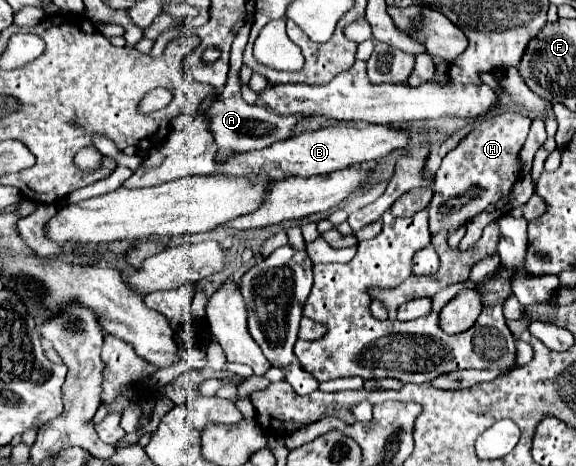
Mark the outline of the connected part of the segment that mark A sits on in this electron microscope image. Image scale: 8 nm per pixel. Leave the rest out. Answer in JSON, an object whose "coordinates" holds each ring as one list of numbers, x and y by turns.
{"coordinates":[[250,21,242,25,238,31,238,37,232,43,230,51,230,73,228,73,228,83,222,89,222,95,216,99,216,103,210,109,210,131,214,135,214,141,218,147,228,149,228,151,254,151,254,149,264,149,280,139,286,139,292,135,292,129,298,121,304,121,302,115,288,115,288,117,278,117,274,119,272,109,260,109,256,105,248,105,242,95,240,95,240,67,242,67,242,53,248,41,248,31,250,31]]}

